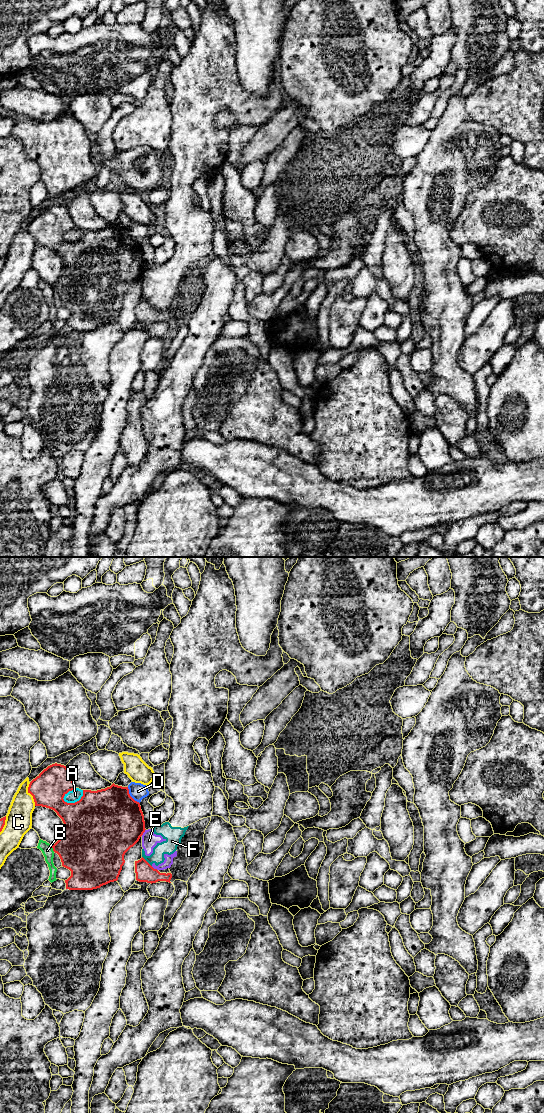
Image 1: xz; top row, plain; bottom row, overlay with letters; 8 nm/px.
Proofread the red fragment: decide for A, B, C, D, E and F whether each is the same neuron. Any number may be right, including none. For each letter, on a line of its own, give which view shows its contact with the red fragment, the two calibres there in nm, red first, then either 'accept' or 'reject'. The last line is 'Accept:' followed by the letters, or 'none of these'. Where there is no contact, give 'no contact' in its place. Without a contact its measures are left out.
A: xz | 500/100 nm | reject
B: xz | 400/90 nm | reject
C: xz | 280/220 nm | reject
D: xz | 500/140 nm | reject
E: xz | 480/130 nm | reject
F: xz | 150/120 nm | reject
Accept: none of these

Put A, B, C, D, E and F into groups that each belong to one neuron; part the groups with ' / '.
A / B E F / C / D

